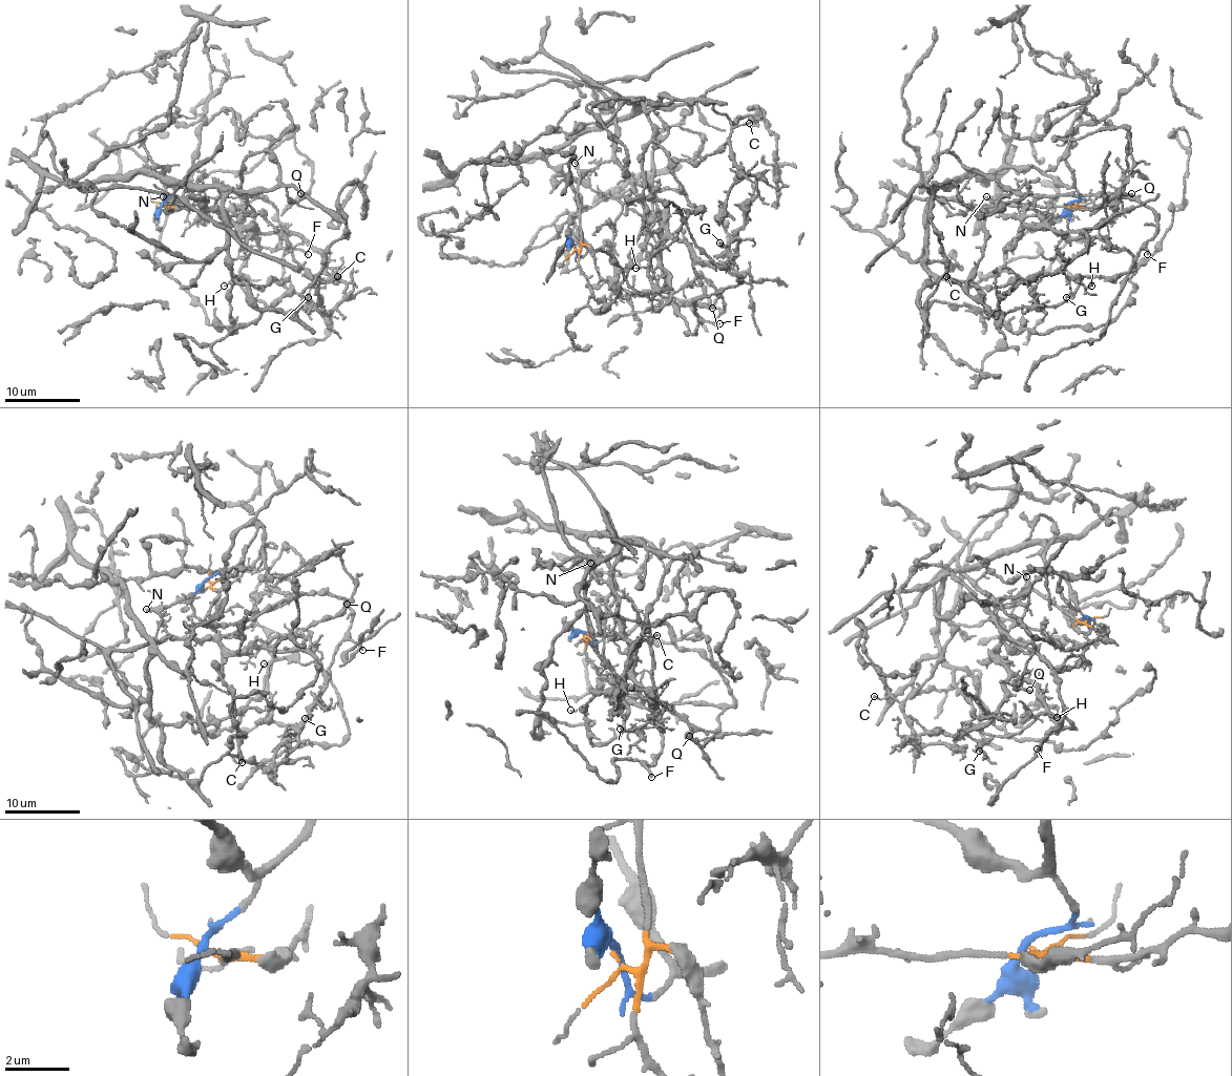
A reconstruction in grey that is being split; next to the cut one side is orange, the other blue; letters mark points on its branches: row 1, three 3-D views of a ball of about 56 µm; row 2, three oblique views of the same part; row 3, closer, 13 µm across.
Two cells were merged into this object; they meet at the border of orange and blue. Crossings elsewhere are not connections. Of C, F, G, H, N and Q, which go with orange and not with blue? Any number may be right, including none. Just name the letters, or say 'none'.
G, H, N

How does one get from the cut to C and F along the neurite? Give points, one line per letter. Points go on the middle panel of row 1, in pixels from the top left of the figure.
C: (573, 246), (587, 251), (571, 183), (549, 154), (668, 96), (750, 123)
F: (573, 246), (587, 251), (576, 189), (547, 156), (691, 105), (655, 138), (661, 276), (689, 331), (719, 323)

